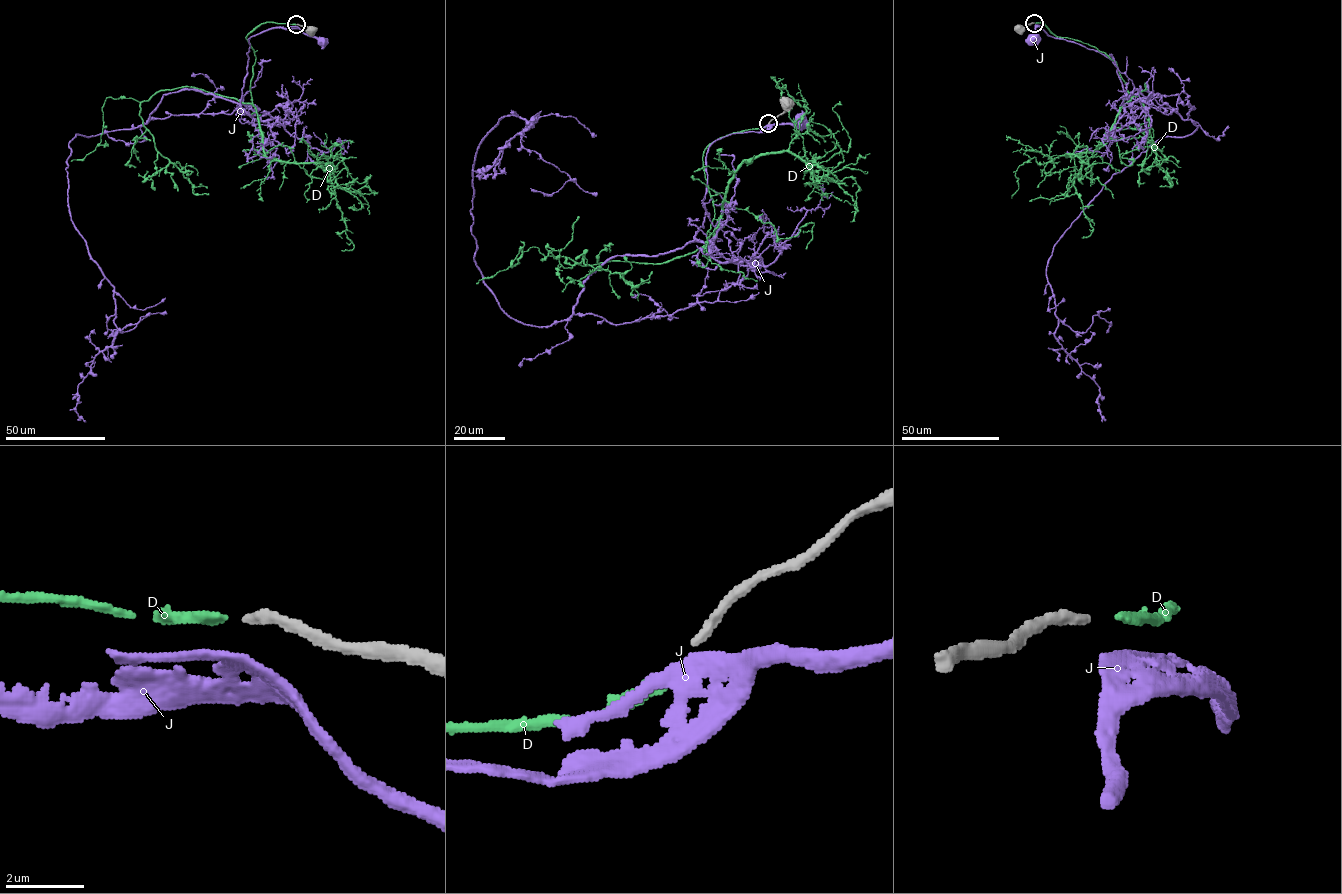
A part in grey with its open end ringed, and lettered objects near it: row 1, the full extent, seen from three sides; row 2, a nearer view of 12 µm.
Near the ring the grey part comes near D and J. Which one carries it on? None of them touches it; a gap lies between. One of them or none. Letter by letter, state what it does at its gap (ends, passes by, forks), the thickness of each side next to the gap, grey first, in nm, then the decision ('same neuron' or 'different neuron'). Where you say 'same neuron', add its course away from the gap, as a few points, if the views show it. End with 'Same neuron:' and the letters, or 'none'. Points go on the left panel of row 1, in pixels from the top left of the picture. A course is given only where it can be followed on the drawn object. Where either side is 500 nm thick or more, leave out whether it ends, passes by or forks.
D: it ends | 220/280 nm | same neuron | via (296, 24), (260, 24), (246, 37), (256, 112), (189, 87), (140, 103), (156, 149), (192, 192), (209, 194)
J: it forks | 220/240 nm | different neuron
Same neuron: D

